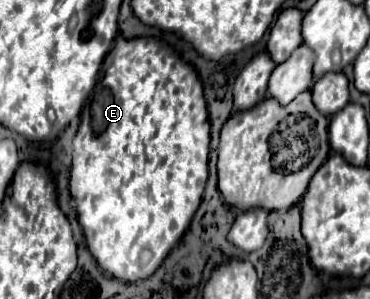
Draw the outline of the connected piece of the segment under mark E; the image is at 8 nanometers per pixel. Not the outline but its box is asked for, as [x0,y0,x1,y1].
[69,37,211,283]

